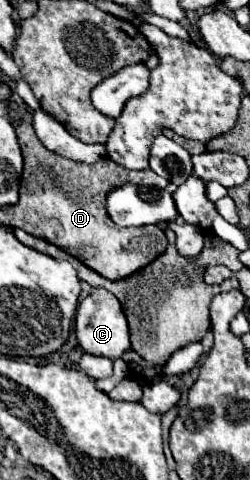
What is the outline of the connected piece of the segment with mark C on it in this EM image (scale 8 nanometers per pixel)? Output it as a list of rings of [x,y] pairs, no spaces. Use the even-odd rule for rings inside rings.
[[[95,289],[91,295],[81,299],[75,315],[75,331],[77,343],[85,353],[101,355],[107,359],[119,359],[123,351],[129,349],[129,329],[121,303],[105,289]]]

